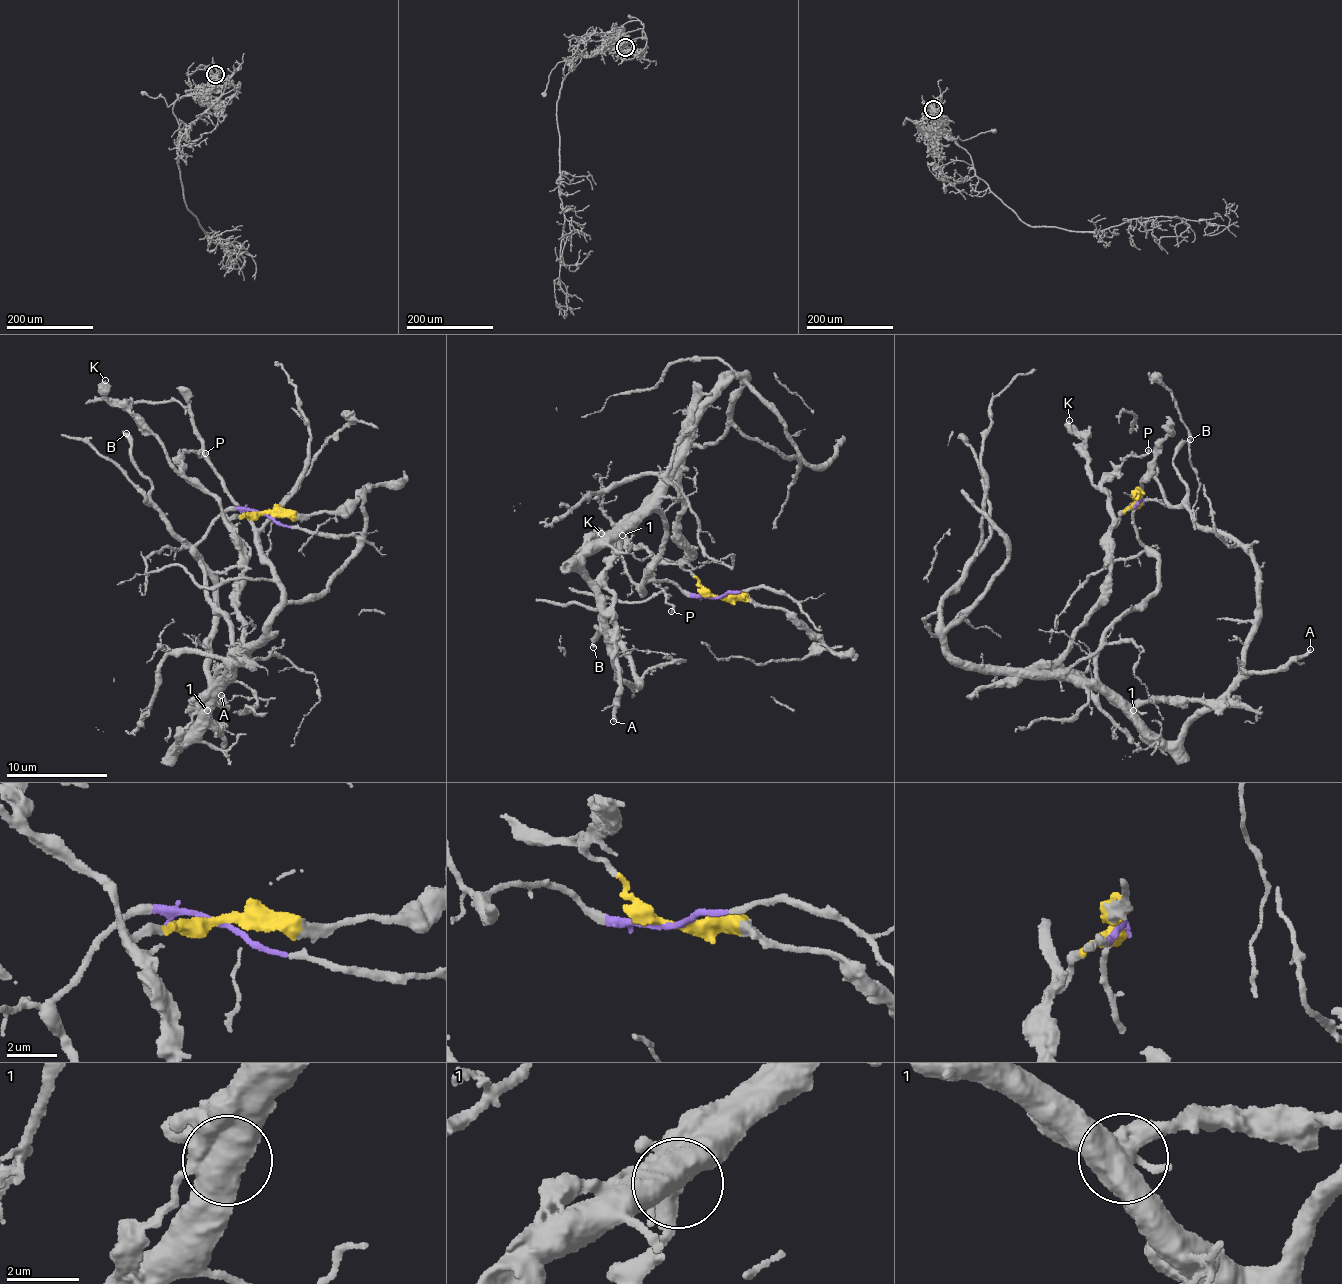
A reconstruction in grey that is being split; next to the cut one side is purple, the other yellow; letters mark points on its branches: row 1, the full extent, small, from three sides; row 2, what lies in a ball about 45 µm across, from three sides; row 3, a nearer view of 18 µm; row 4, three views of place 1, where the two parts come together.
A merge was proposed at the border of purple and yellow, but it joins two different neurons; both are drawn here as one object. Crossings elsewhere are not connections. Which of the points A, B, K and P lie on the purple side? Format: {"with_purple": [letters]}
{"with_purple": ["A", "B"]}

